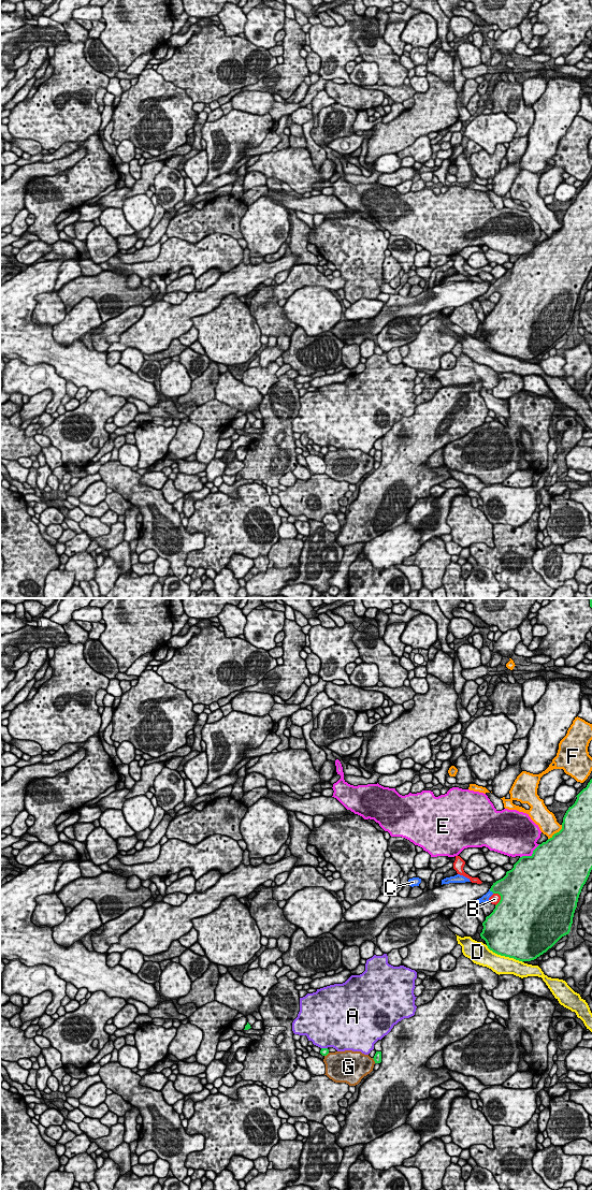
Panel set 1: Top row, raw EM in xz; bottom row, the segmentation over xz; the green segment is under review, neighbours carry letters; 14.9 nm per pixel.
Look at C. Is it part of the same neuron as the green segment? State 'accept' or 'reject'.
accept

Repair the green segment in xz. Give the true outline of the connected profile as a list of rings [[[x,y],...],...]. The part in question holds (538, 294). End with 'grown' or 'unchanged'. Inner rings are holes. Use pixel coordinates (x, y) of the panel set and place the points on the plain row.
[[[592,177],[576,195],[563,216],[562,228],[539,243],[531,255],[520,256],[503,277],[476,299],[481,302],[493,292],[501,294],[480,332],[493,351],[531,360],[569,332],[579,293],[592,269]]]; grown

